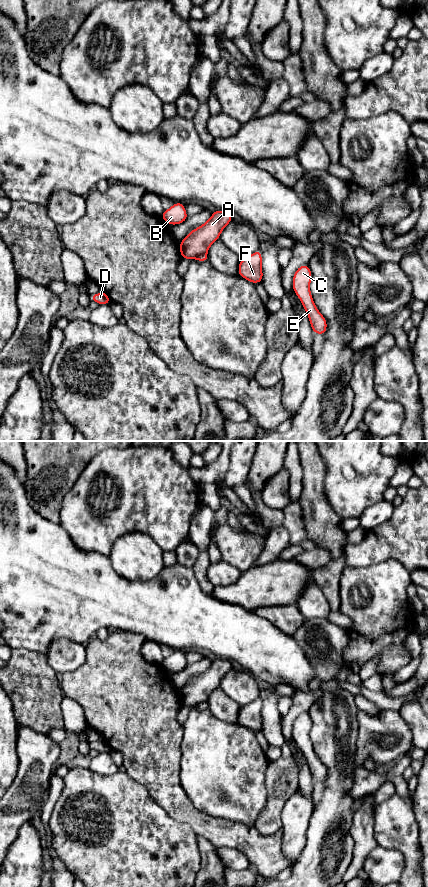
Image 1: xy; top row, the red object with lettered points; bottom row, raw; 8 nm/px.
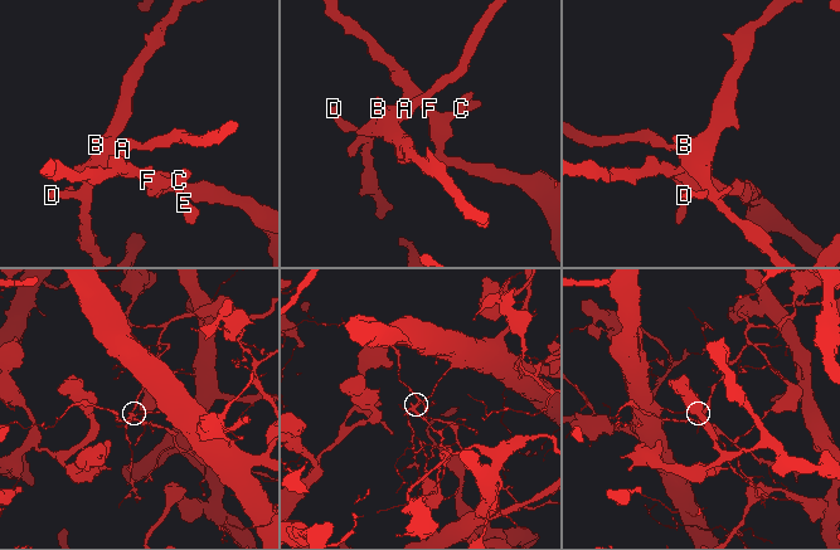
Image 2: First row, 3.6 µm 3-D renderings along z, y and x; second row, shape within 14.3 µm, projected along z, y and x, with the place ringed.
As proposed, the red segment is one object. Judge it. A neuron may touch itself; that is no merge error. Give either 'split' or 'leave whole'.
split

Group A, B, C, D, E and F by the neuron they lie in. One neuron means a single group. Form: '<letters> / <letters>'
A B D / C E F

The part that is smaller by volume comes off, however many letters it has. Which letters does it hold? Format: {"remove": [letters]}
{"remove": ["C", "E", "F"]}

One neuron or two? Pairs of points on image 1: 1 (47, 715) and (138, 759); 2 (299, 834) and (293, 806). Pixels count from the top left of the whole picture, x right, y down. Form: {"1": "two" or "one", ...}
{"1": "two", "2": "one"}

